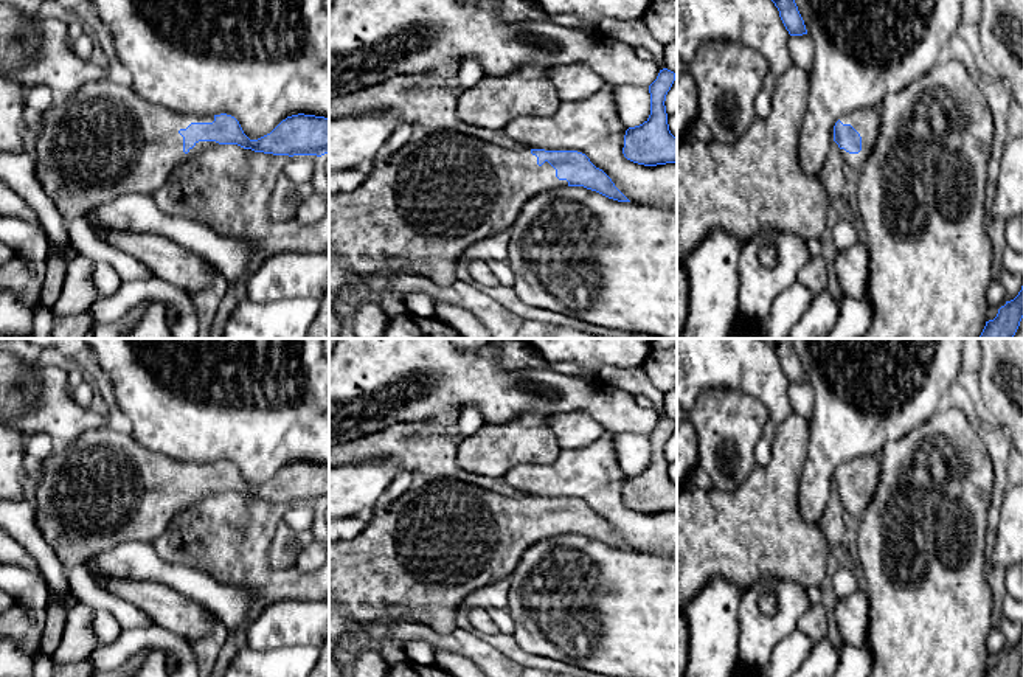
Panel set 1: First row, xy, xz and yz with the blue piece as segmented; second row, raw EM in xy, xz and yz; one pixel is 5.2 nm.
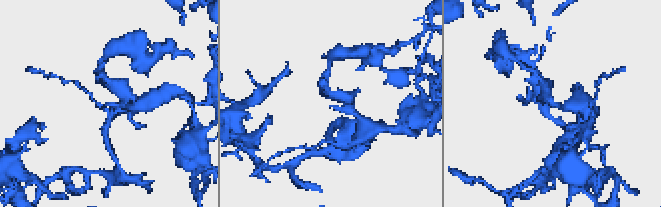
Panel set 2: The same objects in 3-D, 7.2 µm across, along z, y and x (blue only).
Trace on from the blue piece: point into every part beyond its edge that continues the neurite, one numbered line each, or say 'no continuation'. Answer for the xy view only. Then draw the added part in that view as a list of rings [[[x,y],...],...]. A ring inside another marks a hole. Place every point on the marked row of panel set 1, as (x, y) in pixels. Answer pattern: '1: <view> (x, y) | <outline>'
1: xy (106, 142) | [[[120,76],[87,82],[73,98],[56,101],[42,115],[34,146],[36,175],[65,219],[82,217],[127,194],[152,196],[168,182],[179,163],[206,148],[220,146],[216,141],[199,141],[188,154],[183,152],[183,137],[179,130],[191,123],[213,121],[214,115],[183,115],[149,102]]]

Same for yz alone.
1: yz (866, 121) | [[[869,107],[863,110],[854,110],[840,118],[843,124],[851,124],[862,137],[862,151],[858,154],[849,154],[841,149],[841,155],[848,166],[854,171],[860,171],[869,158],[880,127],[880,109]]]

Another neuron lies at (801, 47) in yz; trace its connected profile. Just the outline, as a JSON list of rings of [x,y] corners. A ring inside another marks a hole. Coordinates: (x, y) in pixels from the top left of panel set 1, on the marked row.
[[[809,34],[790,36],[790,54],[795,67],[809,71],[813,65],[813,40]]]

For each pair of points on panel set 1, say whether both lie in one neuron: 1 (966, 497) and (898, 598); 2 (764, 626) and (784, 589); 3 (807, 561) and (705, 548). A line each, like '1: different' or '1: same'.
1: same
2: same
3: same

